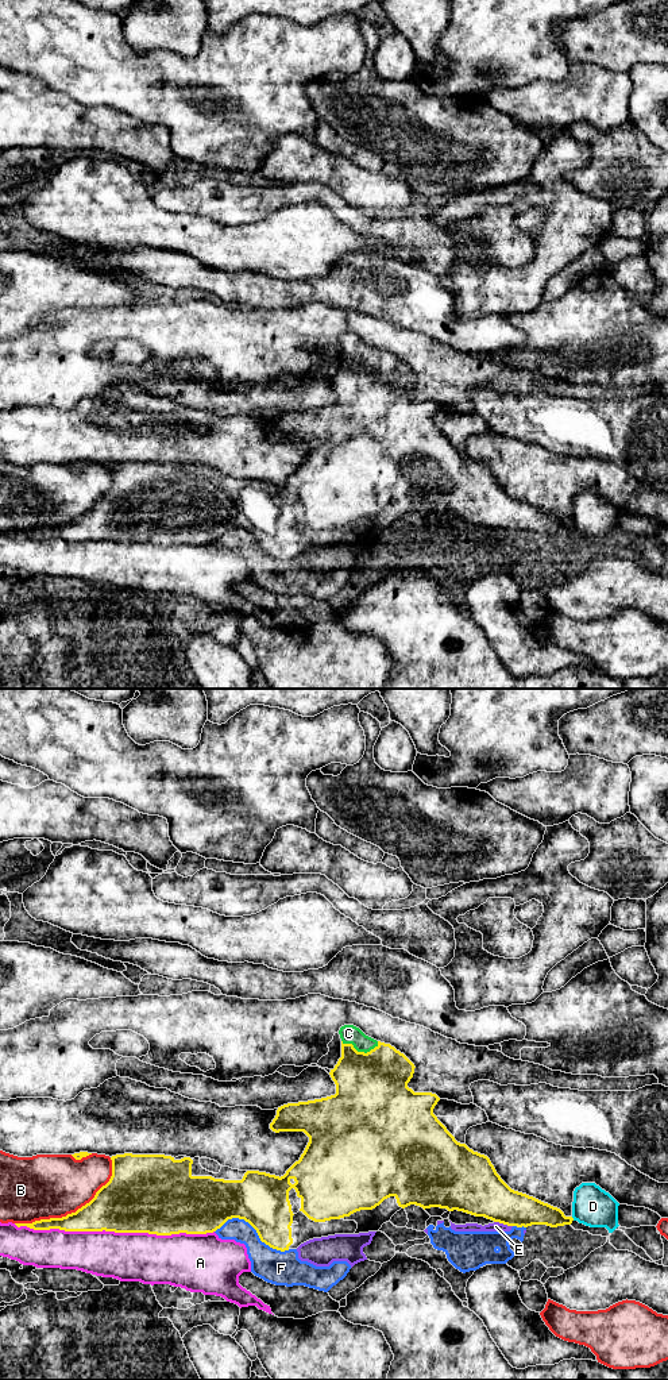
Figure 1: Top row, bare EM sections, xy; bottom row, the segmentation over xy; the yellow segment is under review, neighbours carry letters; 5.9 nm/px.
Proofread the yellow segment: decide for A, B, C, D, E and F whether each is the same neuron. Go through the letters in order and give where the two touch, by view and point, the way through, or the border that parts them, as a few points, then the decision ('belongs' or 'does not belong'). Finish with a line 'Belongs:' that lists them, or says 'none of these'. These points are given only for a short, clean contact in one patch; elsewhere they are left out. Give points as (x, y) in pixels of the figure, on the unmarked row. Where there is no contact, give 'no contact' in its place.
A: xy (114, 539) | does not belong
B: xy (73, 521) | does not belong
C: xy (360, 361) | across xy (371, 397), (369, 378), (360, 361), (348, 342) | belongs
D: xy (572, 527) | does not belong
E: xy (504, 532) | does not belong
F: xy (254, 536) | does not belong
Belongs: C

